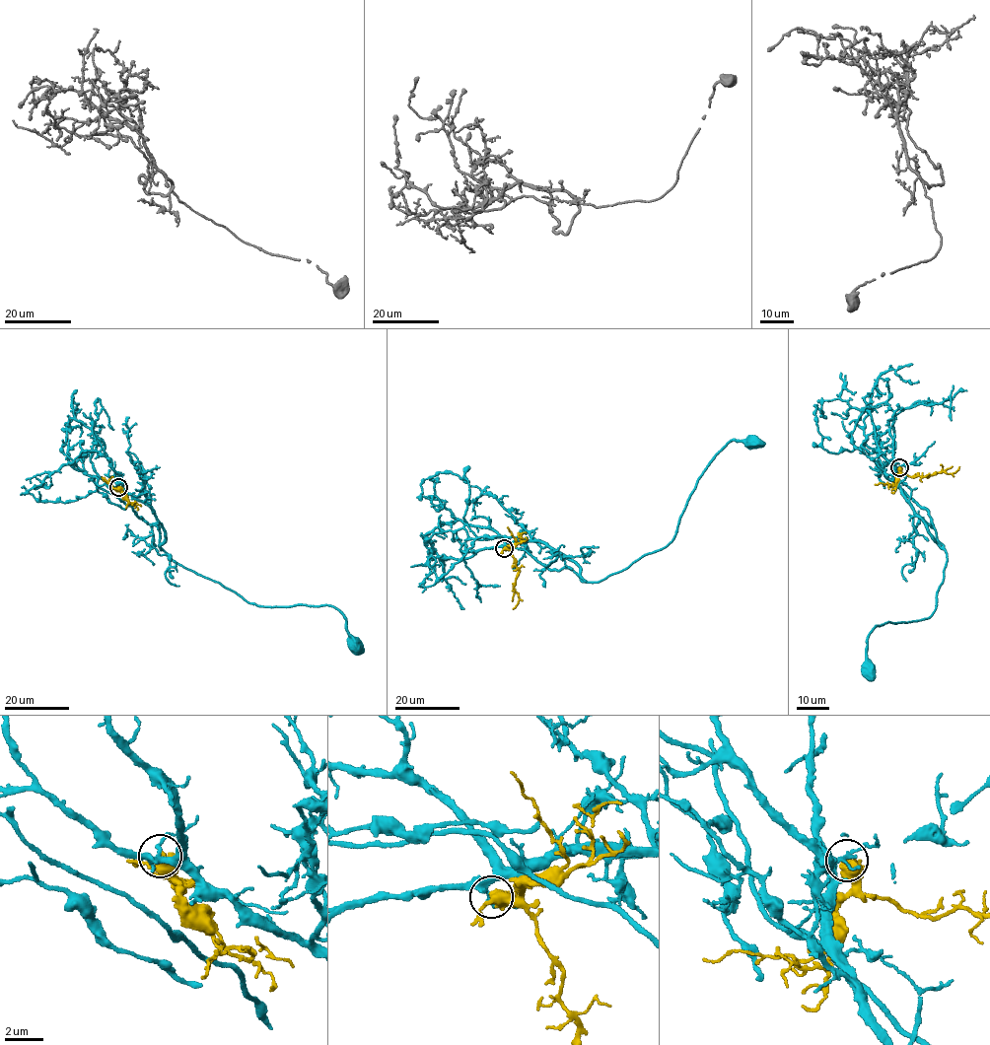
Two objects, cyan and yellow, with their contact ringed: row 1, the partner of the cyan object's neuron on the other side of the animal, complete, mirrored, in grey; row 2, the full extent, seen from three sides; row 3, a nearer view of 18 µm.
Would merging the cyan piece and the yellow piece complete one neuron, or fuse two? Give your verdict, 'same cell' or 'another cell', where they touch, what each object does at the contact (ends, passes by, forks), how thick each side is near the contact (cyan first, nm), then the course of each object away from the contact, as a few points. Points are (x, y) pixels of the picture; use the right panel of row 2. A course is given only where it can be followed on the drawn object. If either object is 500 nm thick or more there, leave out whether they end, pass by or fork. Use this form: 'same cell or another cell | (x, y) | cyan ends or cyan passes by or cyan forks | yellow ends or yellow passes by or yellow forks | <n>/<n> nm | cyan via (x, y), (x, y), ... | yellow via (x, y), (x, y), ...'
another cell | (899, 467) | 150/500 nm | cyan via (898, 467), (895, 475), (904, 497), (948, 560), (937, 603), (929, 617), (874, 627), (868, 640), (869, 670) | yellow via (898, 467), (911, 476), (954, 473), (959, 466)

